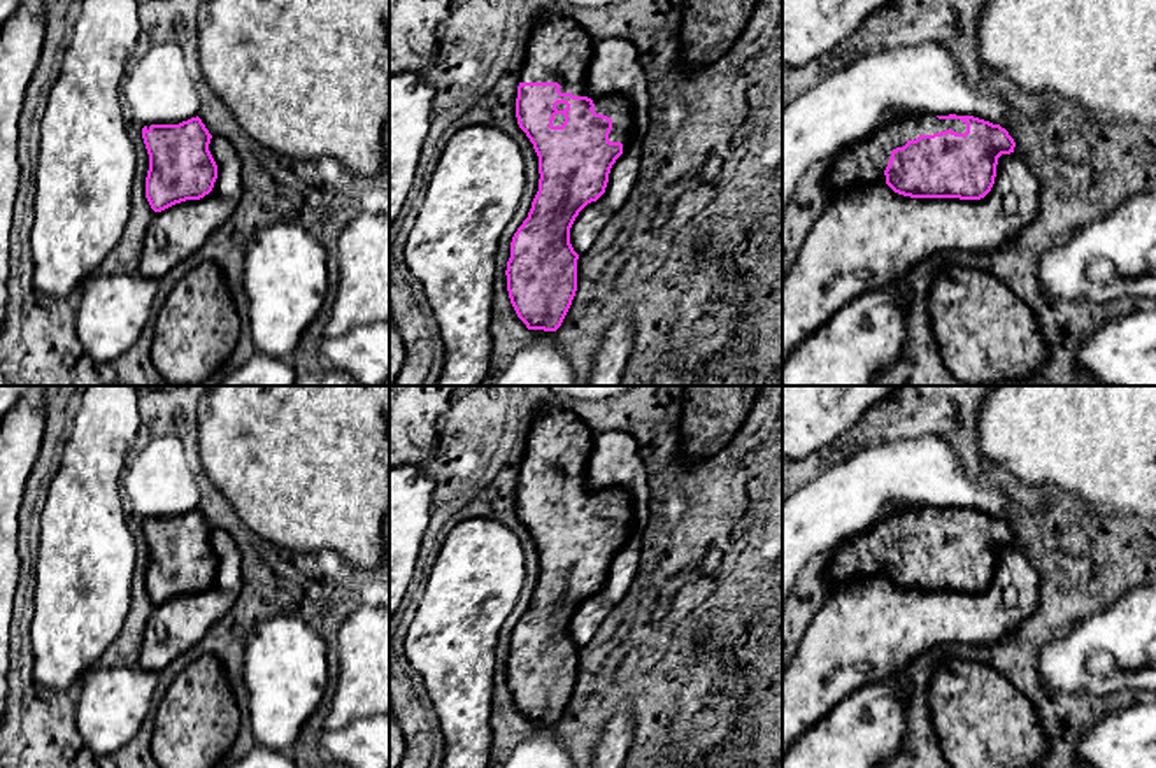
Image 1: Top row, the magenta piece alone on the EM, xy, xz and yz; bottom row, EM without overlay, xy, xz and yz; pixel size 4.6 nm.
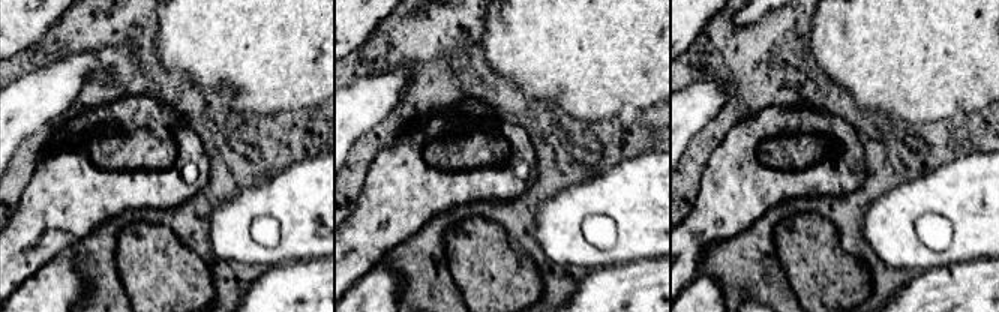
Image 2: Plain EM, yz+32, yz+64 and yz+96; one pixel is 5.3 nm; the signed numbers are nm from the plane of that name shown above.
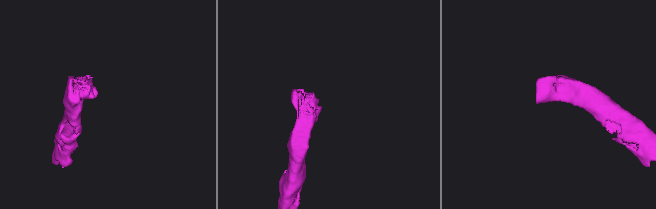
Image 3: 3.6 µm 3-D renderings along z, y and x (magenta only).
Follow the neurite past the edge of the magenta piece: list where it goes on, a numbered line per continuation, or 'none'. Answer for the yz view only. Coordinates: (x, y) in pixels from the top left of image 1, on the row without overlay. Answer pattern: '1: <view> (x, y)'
1: yz (863, 554)

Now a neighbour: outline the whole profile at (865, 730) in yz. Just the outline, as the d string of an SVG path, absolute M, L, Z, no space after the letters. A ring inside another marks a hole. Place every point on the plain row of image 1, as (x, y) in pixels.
M900 680L858 689L805 729L782 754L782 768L881 768L903 750Z

